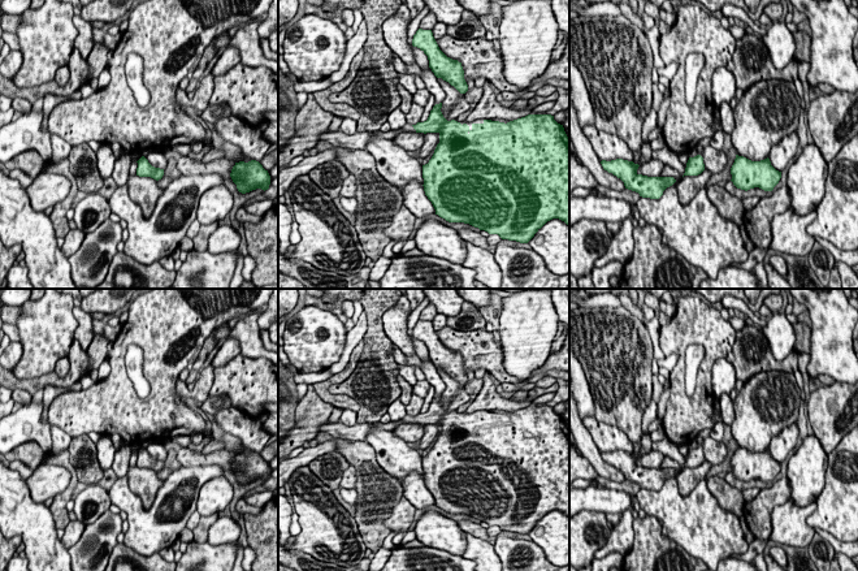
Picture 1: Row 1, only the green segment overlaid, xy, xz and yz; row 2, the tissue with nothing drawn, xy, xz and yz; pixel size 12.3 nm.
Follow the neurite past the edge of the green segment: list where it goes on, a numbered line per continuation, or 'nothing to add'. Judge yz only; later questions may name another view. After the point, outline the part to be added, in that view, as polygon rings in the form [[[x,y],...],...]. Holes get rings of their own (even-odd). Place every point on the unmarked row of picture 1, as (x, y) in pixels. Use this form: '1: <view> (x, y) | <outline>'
nothing to add

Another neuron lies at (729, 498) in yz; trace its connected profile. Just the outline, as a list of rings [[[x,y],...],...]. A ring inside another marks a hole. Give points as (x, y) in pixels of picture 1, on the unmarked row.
[[[712,476],[706,479],[707,488],[716,497],[722,509],[733,512],[741,518],[744,515],[744,497],[742,490],[729,485],[724,477]]]

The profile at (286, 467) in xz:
[[[325,441],[315,447],[304,449],[299,455],[294,458],[287,458],[280,462],[278,488],[282,488],[289,481],[296,468],[308,466],[315,458],[318,458],[320,455],[330,451],[337,451],[337,444],[334,441]]]

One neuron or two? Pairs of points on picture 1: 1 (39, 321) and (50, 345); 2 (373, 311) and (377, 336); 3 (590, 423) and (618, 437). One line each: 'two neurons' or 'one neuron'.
1: one neuron
2: one neuron
3: one neuron

